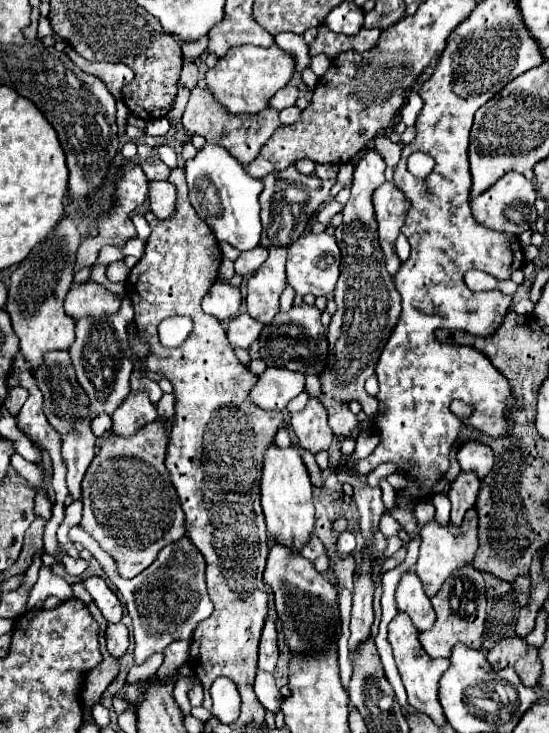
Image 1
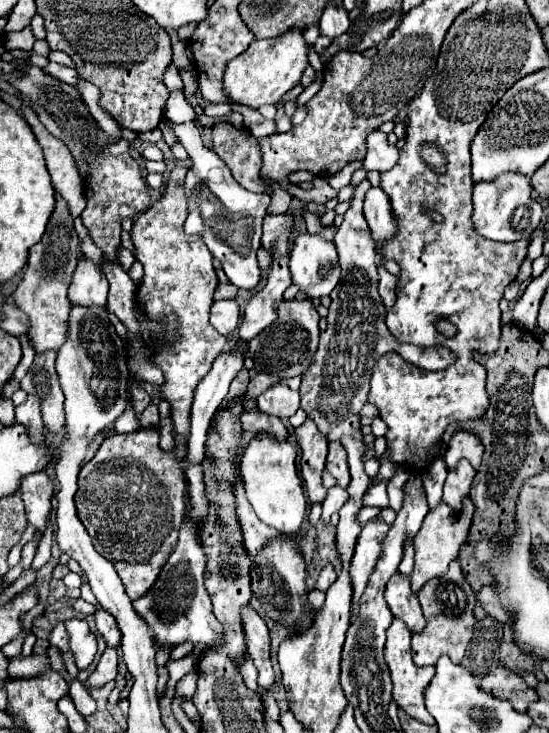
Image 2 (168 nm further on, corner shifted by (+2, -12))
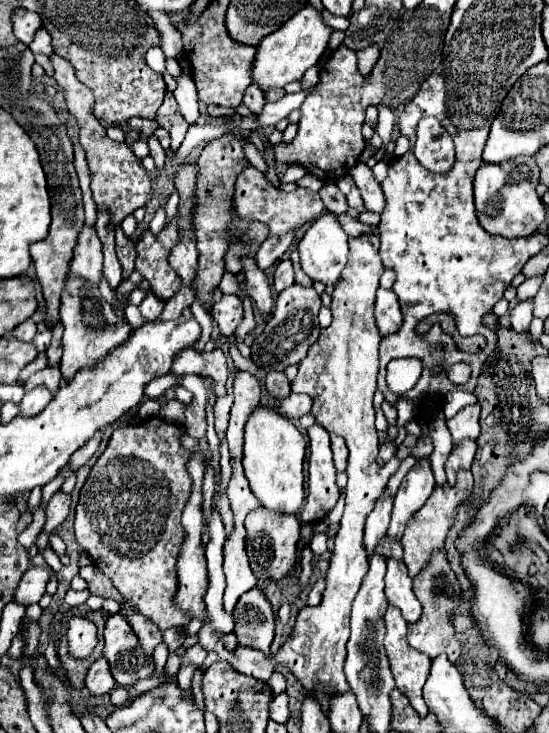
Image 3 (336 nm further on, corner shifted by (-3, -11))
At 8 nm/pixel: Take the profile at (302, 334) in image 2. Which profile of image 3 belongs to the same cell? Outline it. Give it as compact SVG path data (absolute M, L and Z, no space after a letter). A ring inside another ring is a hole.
M292 285L286 287L278 299L276 307L264 325L264 331L256 337L252 345L252 361L258 365L260 371L284 371L288 365L296 365L306 357L306 351L312 343L318 341L320 325L318 325L318 311L322 307L322 301L318 293L312 287L300 287Z

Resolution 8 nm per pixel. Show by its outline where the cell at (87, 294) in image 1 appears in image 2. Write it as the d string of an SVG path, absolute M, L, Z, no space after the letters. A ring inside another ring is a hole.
M87 256L79 258L69 286L69 300L81 306L105 306L107 280L101 268Z

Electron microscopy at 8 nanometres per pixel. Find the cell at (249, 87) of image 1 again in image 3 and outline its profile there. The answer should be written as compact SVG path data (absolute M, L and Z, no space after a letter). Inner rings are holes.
M306 5L290 21L286 21L278 31L274 31L274 35L266 35L266 39L262 39L254 57L252 83L256 83L262 91L268 91L274 87L286 87L292 81L300 81L304 73L318 63L320 55L328 45L330 33L332 33L332 27L328 27L322 21L322 15L312 5Z

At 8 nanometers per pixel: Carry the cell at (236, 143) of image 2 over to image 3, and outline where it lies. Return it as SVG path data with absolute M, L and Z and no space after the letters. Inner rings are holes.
M246 163L246 167L238 173L236 177L236 193L234 193L234 207L238 211L238 215L254 219L254 221L264 221L270 229L270 235L280 235L286 233L294 227L300 227L308 221L318 219L324 213L324 203L320 199L318 193L310 191L310 189L296 189L296 191L280 191L276 187L272 187L264 173L258 171L254 165Z

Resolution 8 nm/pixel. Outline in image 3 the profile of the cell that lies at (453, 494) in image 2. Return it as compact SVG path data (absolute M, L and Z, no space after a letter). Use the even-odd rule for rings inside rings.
M462 441L458 447L452 449L448 461L446 461L446 475L448 475L448 485L454 485L456 473L460 469L472 469L474 463L474 453L476 453L476 443L474 441Z

